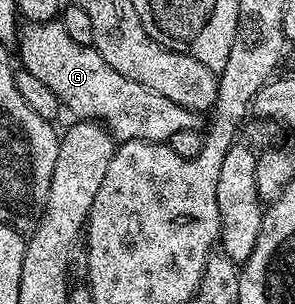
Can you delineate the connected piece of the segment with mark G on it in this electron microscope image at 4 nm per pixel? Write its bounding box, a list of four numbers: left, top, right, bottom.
[19,20,202,143]

